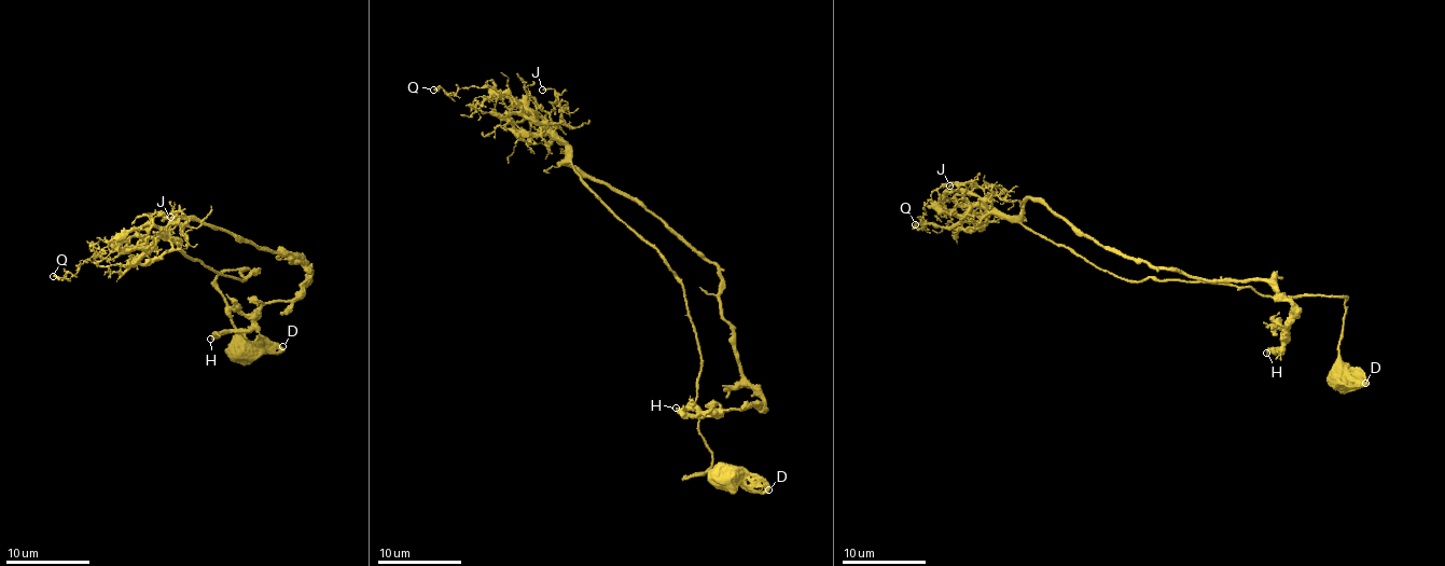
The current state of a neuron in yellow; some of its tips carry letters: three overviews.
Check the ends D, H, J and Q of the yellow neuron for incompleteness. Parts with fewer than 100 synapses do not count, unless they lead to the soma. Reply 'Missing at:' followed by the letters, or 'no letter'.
Missing at: no letter

